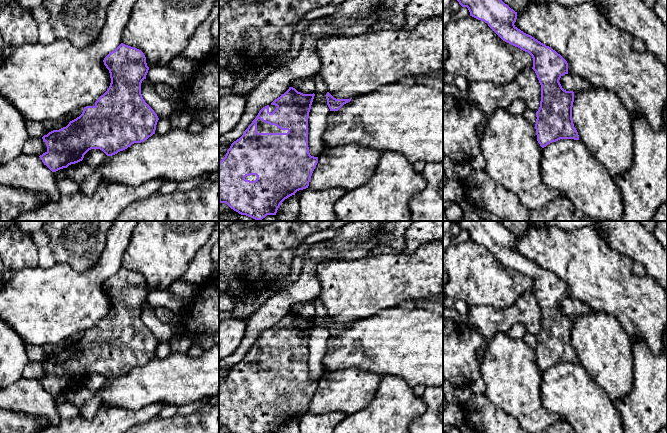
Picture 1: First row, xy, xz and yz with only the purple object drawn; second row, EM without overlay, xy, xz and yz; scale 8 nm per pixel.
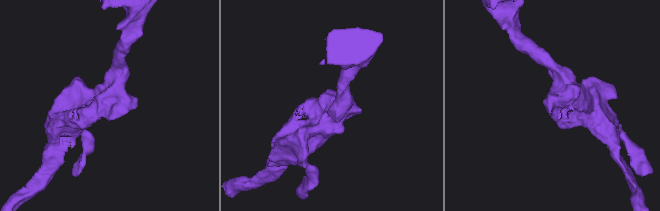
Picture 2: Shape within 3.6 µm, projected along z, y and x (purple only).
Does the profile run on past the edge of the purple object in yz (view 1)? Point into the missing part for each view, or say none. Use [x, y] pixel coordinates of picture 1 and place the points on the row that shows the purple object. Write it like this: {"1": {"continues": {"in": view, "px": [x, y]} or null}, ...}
{"1": {"continues": null}}

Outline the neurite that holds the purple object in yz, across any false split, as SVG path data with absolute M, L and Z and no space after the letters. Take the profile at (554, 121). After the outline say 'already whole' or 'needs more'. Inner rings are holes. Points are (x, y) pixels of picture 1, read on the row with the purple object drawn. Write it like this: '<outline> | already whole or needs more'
M457 0L462 7L467 7L470 16L484 21L505 42L528 52L533 58L533 67L541 85L540 107L536 112L537 141L542 148L560 139L579 140L579 135L572 119L574 92L562 88L559 80L568 74L567 61L551 47L541 43L531 35L518 29L514 23L517 12L511 9L502 0Z | already whole

